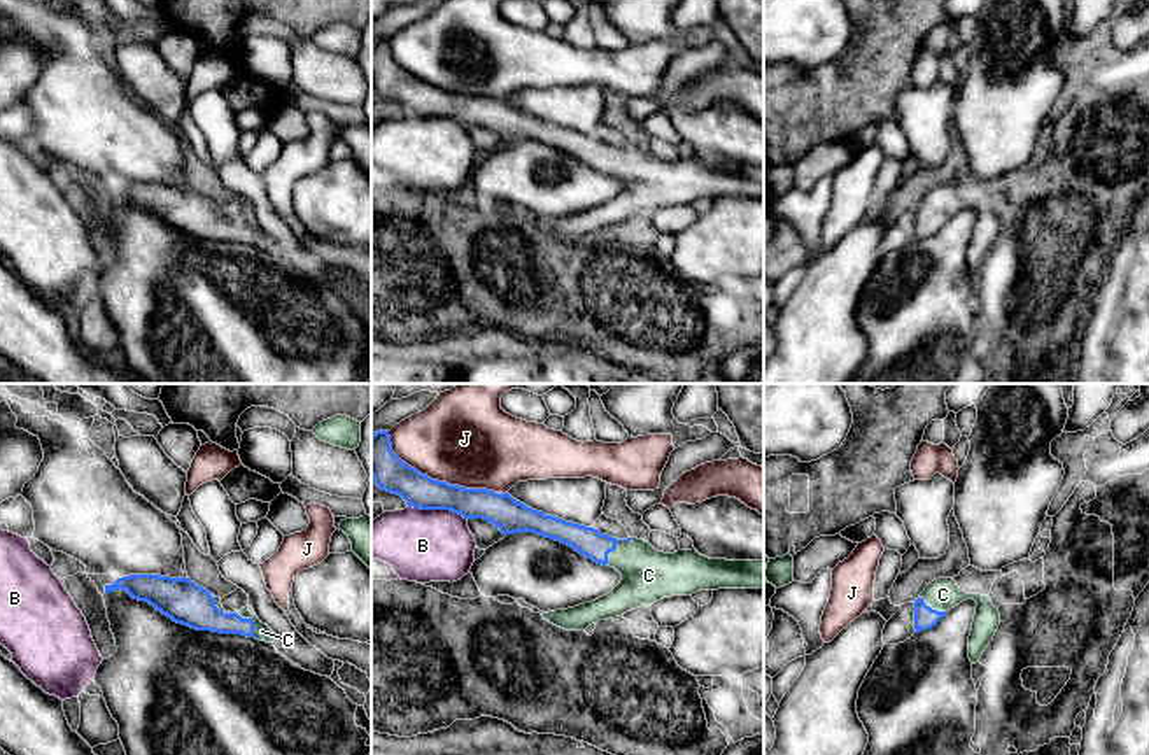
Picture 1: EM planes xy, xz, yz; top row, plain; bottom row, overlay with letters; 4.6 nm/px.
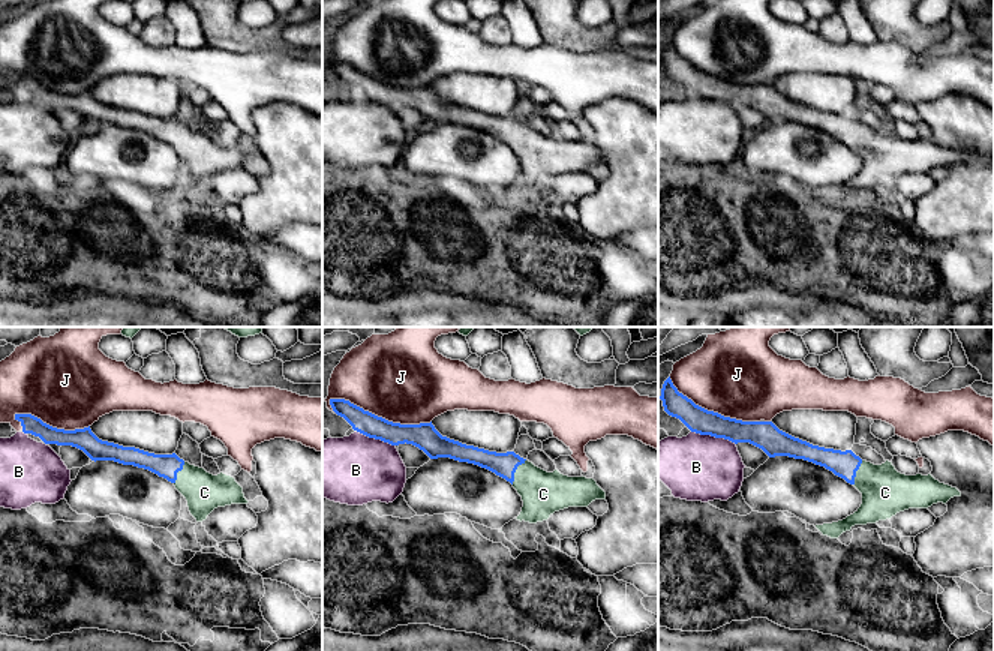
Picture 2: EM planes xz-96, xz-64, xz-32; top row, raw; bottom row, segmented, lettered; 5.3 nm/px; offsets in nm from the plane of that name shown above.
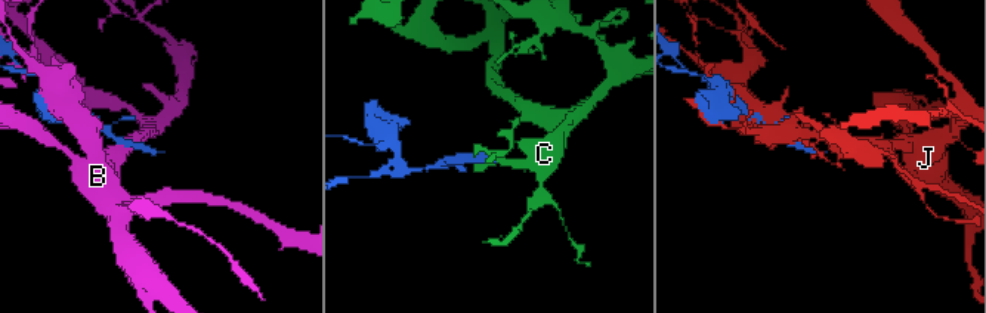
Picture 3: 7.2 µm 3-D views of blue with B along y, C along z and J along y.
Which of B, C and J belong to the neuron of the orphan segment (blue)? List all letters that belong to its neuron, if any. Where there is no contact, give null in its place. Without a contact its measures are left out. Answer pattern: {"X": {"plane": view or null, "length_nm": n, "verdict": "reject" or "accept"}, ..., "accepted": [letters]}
{"B": {"plane": "xz", "length_nm": 280, "verdict": "reject"}, "C": {"plane": "xz", "length_nm": 180, "verdict": "accept"}, "J": {"plane": "xz", "length_nm": 550, "verdict": "reject"}, "accepted": ["C"]}

